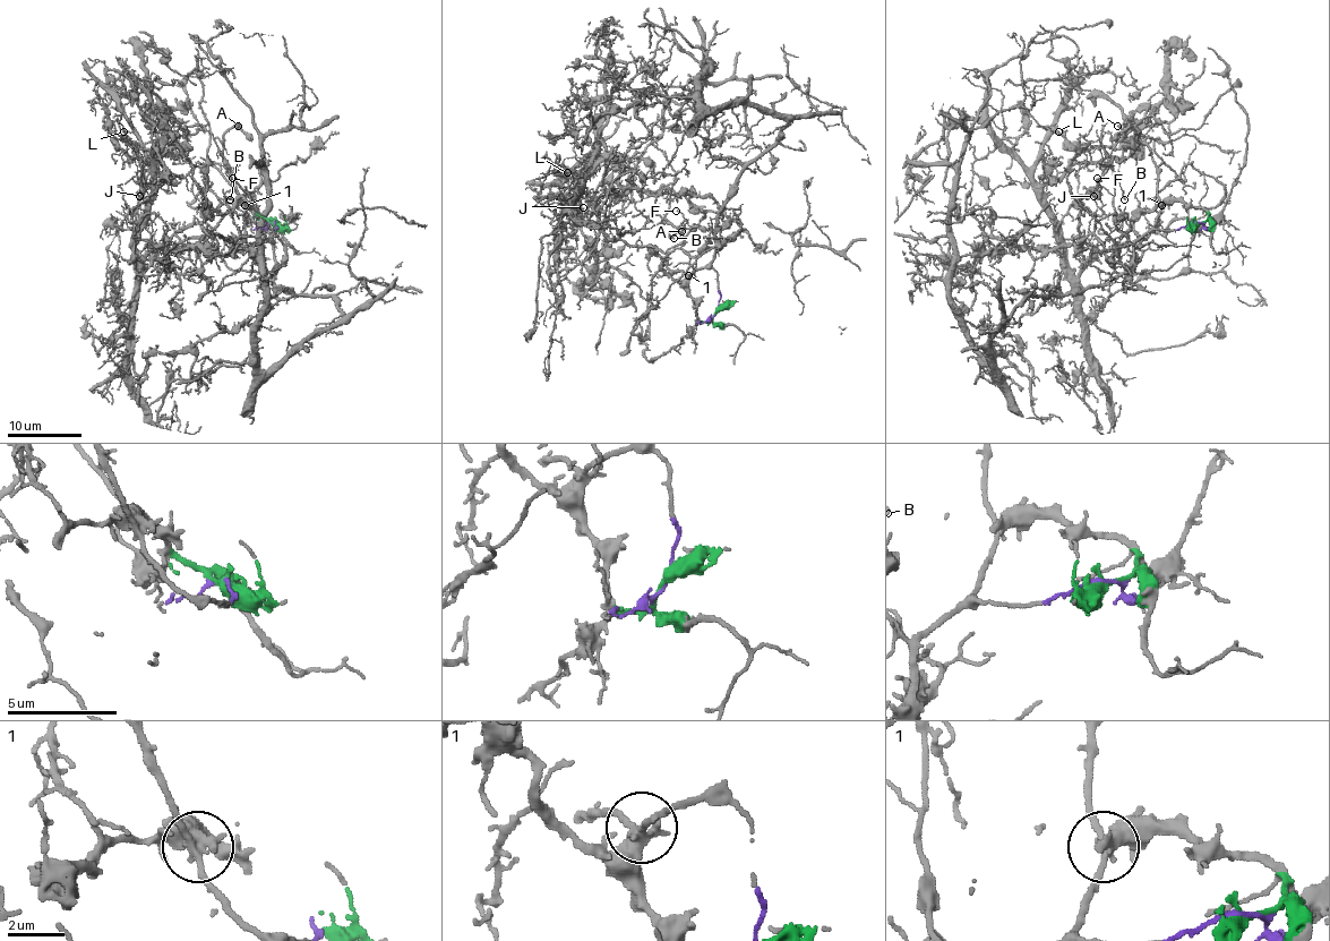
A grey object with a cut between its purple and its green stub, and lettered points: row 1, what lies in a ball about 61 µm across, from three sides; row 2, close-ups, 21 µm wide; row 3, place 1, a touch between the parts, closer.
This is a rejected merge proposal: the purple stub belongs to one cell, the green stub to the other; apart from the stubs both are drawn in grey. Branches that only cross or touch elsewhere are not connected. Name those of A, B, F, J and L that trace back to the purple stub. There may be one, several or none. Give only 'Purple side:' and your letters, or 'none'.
Purple side: A, B, F

